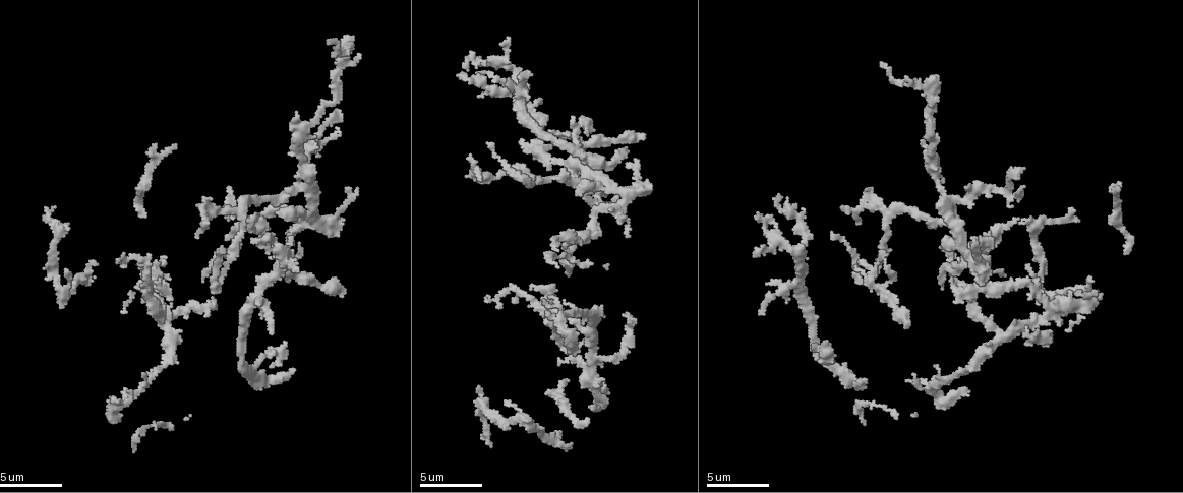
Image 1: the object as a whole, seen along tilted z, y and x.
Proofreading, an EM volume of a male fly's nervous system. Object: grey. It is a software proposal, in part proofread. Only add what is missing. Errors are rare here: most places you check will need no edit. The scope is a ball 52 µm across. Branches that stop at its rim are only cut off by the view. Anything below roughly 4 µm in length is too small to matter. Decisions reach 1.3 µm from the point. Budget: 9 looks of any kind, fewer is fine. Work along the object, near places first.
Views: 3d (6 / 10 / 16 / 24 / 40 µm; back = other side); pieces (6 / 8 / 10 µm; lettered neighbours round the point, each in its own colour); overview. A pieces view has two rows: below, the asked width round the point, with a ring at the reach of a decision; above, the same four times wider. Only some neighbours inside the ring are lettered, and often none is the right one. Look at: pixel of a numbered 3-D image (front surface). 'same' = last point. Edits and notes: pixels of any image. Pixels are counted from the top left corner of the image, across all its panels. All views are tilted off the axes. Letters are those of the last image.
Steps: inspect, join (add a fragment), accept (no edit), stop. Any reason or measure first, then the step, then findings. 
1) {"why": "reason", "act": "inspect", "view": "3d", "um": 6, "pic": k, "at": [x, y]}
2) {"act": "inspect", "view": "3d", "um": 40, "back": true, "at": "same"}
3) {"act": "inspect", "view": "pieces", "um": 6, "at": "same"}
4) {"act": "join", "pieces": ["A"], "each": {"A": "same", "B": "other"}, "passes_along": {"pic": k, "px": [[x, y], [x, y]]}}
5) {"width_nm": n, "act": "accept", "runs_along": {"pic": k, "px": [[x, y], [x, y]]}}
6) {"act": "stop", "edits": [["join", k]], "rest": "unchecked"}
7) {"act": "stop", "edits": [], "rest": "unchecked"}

{"why": "tapers out", "act": "inspect", "view": "pieces", "um": 10, "pic": 1, "at": [1015, 221]}

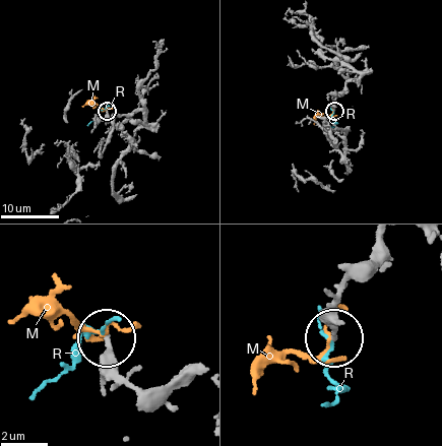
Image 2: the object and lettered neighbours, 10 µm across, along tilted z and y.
{"width_nm": 160, "act": "accept", "each": {"M": "other", "R": "other"}, "runs_along": {"pic": 2, "px": [[374, 251], [335, 305], [336, 336]]}, "found": "no lettered fragment goes on from it"}

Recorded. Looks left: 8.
{"why": "tapers out", "act": "inspect", "view": "pieces", "um": 8, "pic": 1, "at": [296, 116]}

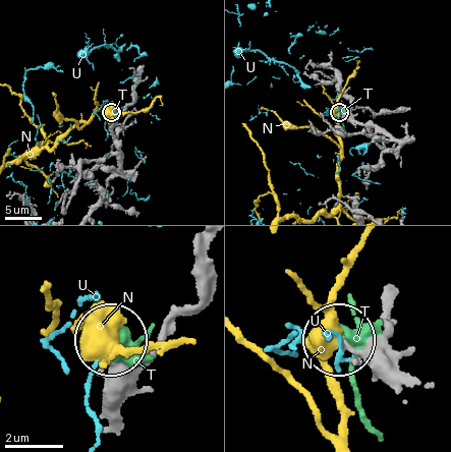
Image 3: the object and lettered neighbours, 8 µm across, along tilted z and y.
{"act": "accept", "each": {"N": "other", "T": "other", "U": "other"}, "runs_along": {"pic": 3, "px": [[122, 416], [115, 341]]}, "found": "none of them fits"}

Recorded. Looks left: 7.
{"why": "free end", "act": "inspect", "view": "3d", "um": 6, "pic": 1, "at": [1021, 221]}

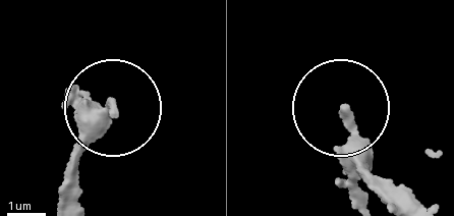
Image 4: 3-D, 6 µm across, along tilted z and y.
{"act": "inspect", "view": "pieces", "um": 10, "pic": 4, "at": [114, 111]}

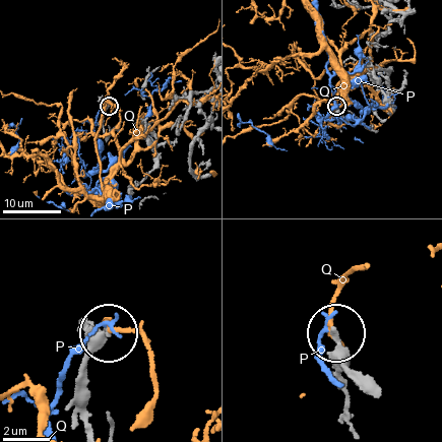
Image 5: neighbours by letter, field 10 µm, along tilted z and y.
{"width_nm": 200, "act": "accept", "each": {"P": "other", "Q": "other"}, "found": "none of them fits"}

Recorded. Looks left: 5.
{"why": "thin end", "act": "inspect", "view": "pieces", "um": 8, "pic": 1, "at": [117, 258]}

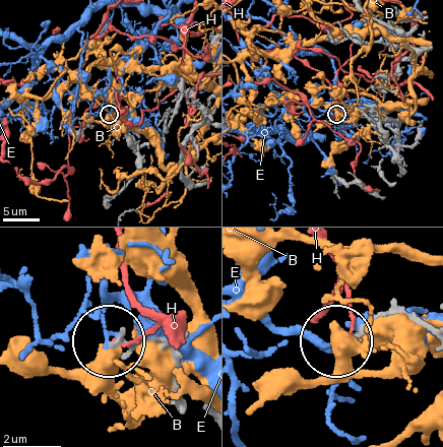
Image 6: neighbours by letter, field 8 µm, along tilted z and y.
{"act": "accept", "each": {"B": "other", "E": "other", "H": "other"}, "found": "none of them fits"}

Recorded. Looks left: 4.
{"act": "stop", "edits": [], "rest": "unchecked"}

